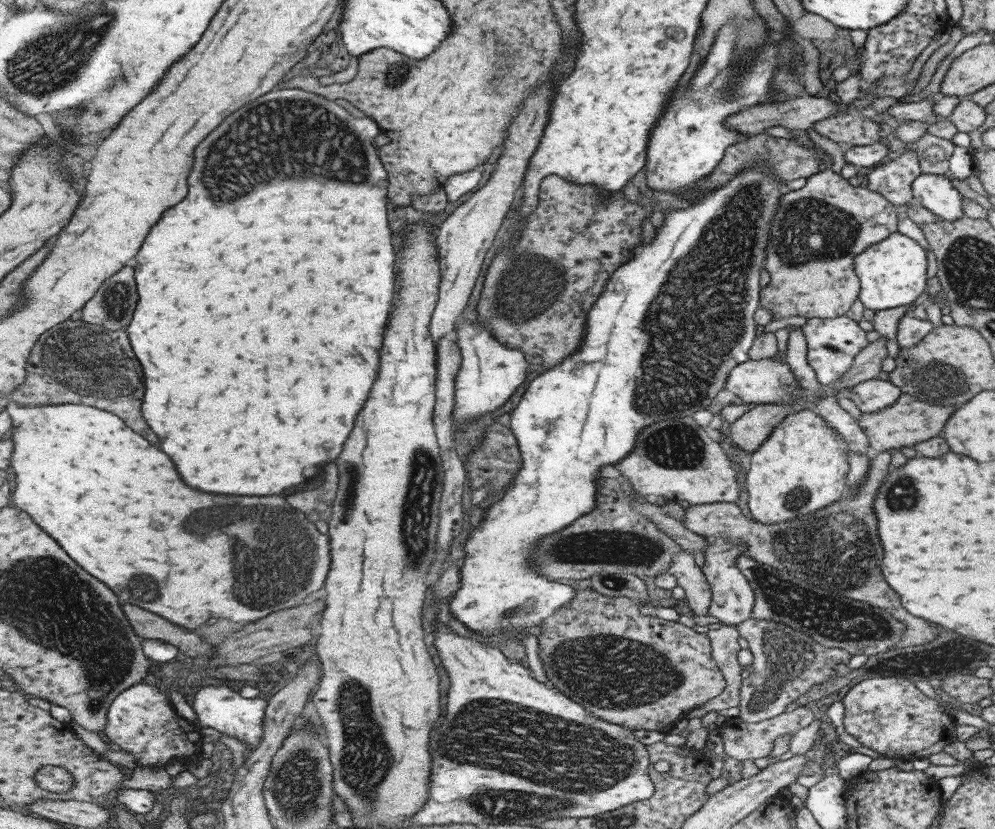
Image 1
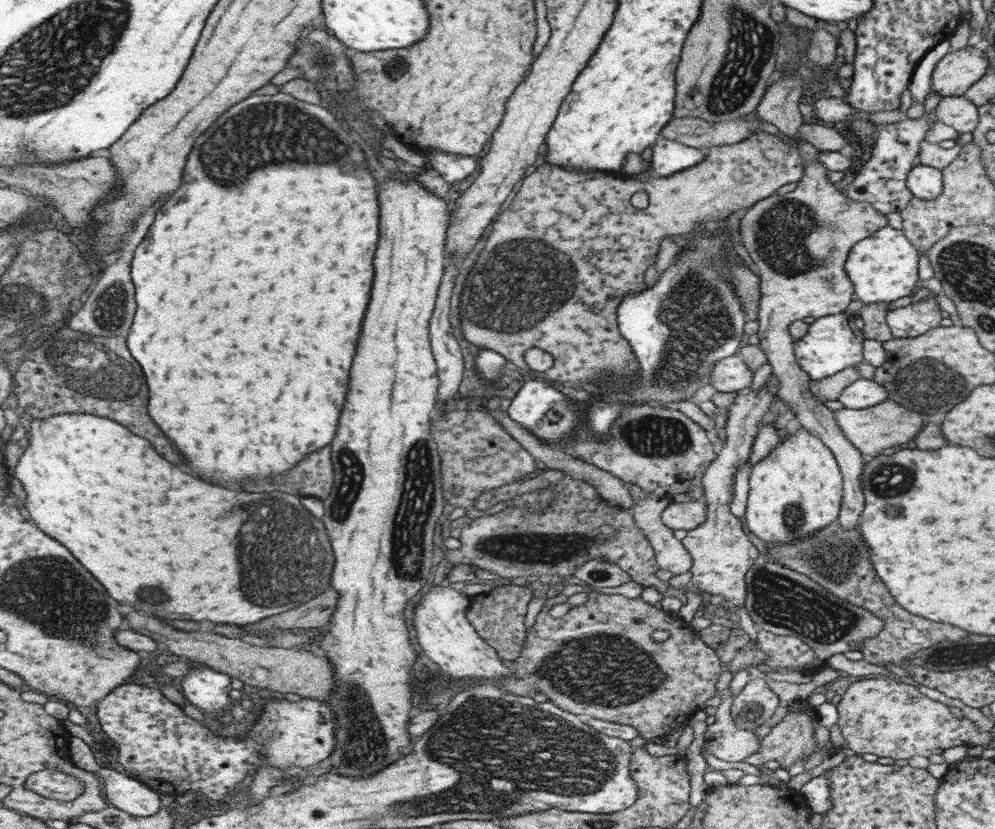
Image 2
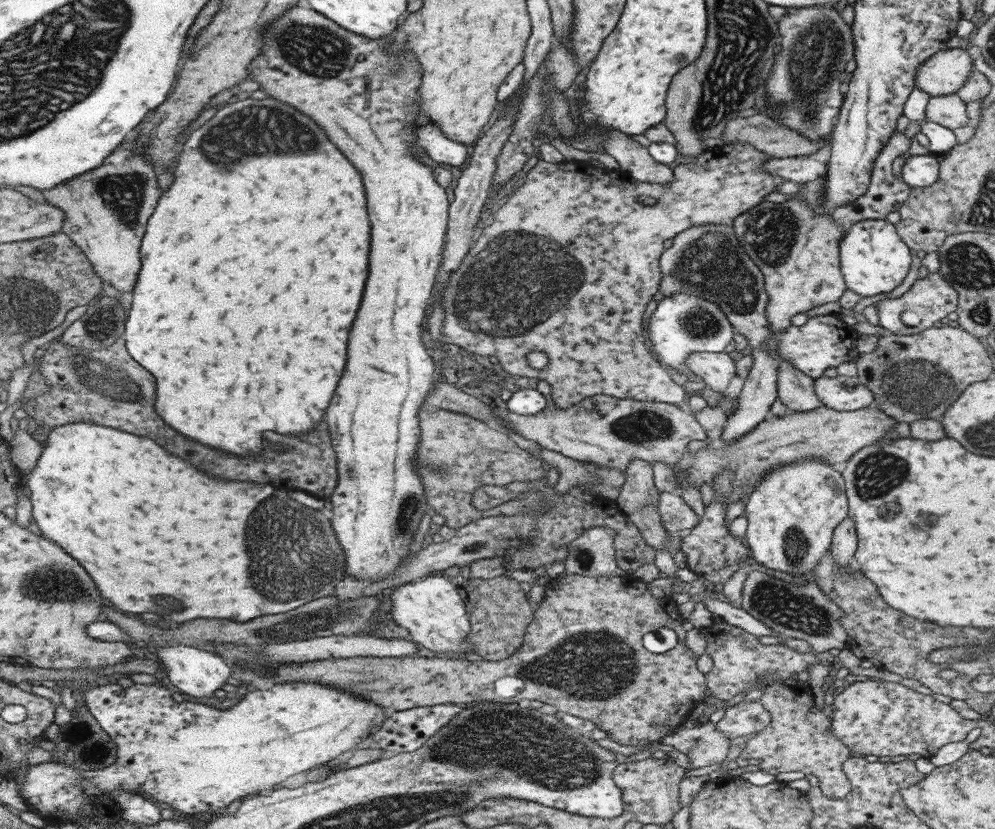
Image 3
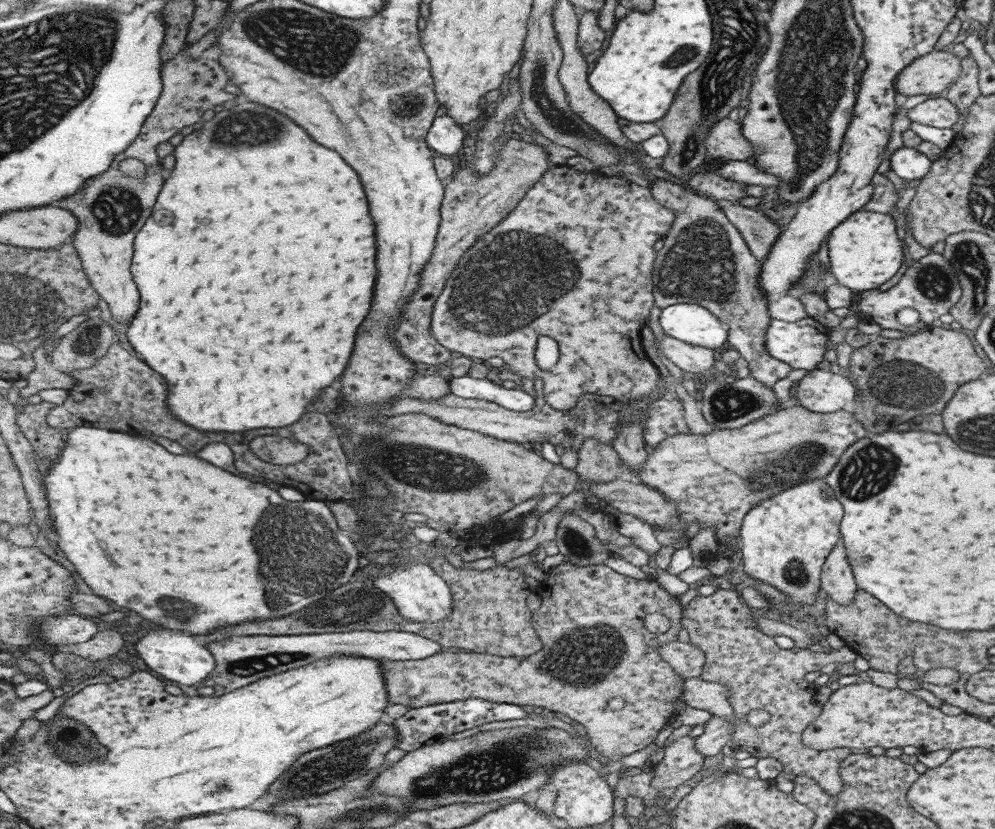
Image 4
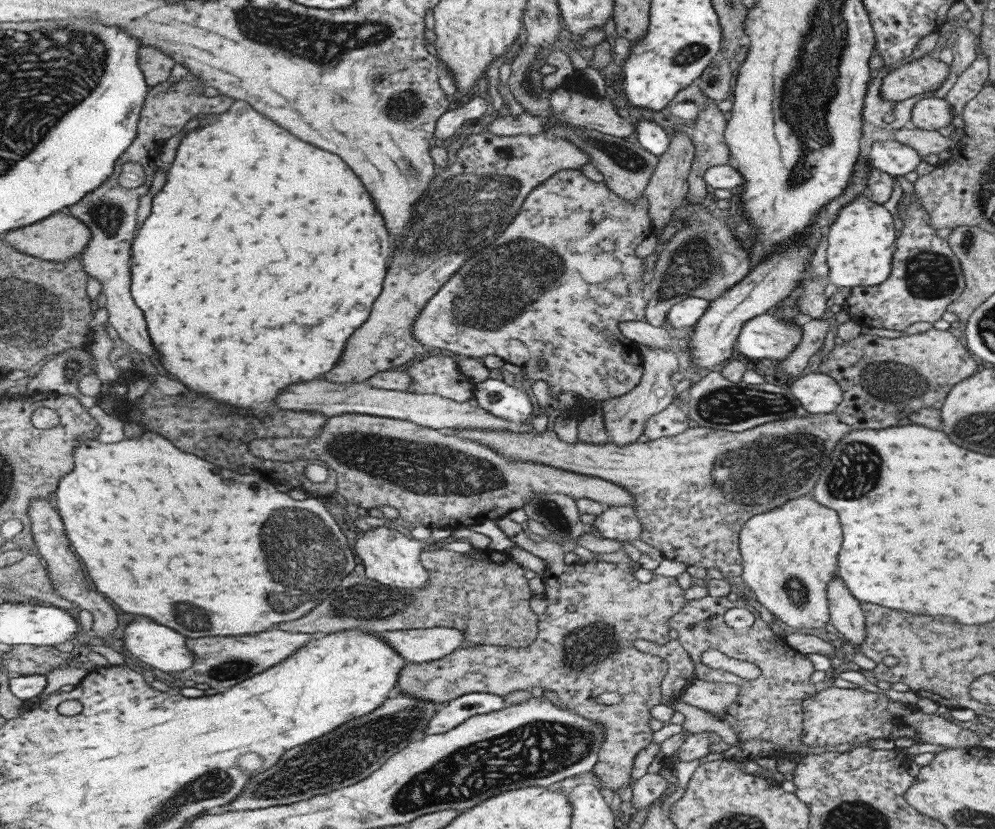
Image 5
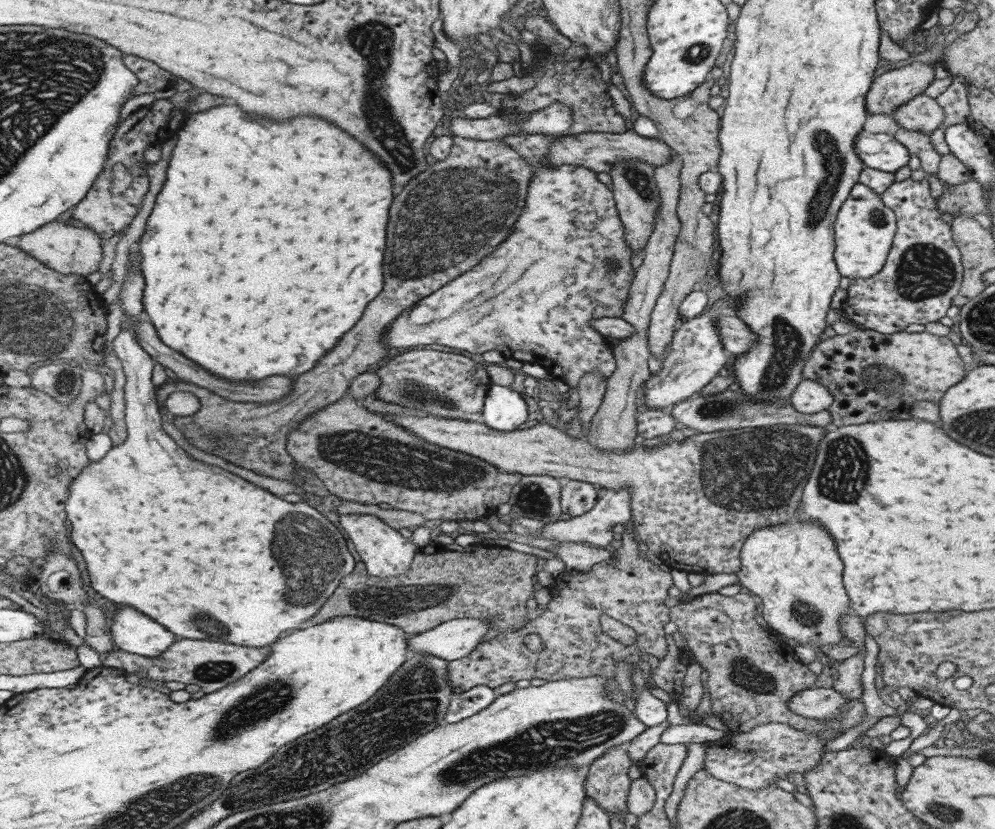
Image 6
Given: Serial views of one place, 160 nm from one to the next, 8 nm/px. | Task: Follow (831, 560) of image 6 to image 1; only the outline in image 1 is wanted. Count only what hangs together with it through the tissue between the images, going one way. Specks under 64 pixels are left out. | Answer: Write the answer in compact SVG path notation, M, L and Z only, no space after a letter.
M802 408L801 410L796 410L788 414L776 428L774 428L770 433L765 442L759 445L750 455L747 457L746 472L745 472L745 492L747 492L747 510L751 514L751 518L760 522L761 524L775 524L776 522L785 522L786 520L793 520L796 516L805 516L806 514L811 514L816 510L821 510L825 508L828 504L832 504L841 498L846 493L846 473L849 470L849 465L847 465L847 446L845 441L841 436L829 425L823 418L821 418L815 409Z

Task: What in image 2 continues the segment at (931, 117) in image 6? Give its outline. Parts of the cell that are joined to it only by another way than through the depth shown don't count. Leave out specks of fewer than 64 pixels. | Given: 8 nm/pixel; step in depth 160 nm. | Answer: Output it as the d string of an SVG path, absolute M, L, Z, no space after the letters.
M964 96L940 97L933 108L934 117L958 133L972 132L978 123L978 110Z

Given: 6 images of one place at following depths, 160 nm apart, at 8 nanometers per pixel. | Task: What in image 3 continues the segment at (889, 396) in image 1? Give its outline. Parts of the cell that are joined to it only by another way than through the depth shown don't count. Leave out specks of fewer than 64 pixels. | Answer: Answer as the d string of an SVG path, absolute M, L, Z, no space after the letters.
M821 375L813 381L813 392L823 407L839 411L857 410L871 406L872 394L857 377Z

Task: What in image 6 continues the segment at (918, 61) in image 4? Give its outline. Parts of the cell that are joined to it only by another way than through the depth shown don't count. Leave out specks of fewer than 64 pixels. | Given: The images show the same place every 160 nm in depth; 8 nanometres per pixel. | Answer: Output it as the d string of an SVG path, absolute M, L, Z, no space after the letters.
M912 62L872 78L864 96L869 114L891 114L910 98L921 94L933 80L933 69L925 63Z

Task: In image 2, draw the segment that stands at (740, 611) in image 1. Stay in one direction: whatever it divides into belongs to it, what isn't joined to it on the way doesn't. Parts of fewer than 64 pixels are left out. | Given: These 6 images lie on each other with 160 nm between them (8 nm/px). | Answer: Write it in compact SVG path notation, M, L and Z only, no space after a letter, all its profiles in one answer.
M767 380L765 385L755 392L748 388L738 392L727 408L723 443L716 448L715 458L700 478L701 500L706 504L705 520L694 529L688 530L680 540L691 557L692 565L689 571L692 575L690 581L695 584L696 590L706 596L712 594L723 596L725 601L719 606L732 612L730 615L735 614L736 606L744 604L746 575L748 568L757 558L757 548L749 542L743 533L739 519L730 513L730 504L733 498L734 474L748 460L751 444L759 431L758 425L762 422L775 397L769 393L766 383Z

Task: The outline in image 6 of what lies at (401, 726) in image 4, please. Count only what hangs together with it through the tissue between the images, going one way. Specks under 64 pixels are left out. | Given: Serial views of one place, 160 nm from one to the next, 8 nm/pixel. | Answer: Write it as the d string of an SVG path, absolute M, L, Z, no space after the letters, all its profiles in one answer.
M475 686L468 692L455 694L445 723L461 722L475 714L479 714L485 708L489 708L493 702L496 702L497 698L499 698L498 694L489 686Z

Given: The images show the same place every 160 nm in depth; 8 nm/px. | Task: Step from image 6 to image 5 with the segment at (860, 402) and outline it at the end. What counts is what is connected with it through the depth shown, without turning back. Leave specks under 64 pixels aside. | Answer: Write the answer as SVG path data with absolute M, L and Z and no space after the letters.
M930 329L922 334L902 335L893 339L860 334L834 345L827 357L819 363L817 373L830 376L841 389L841 402L833 410L839 422L849 426L850 430L879 430L895 426L897 420L918 408L939 409L950 387L975 372L975 360L969 354L963 343L945 330Z

